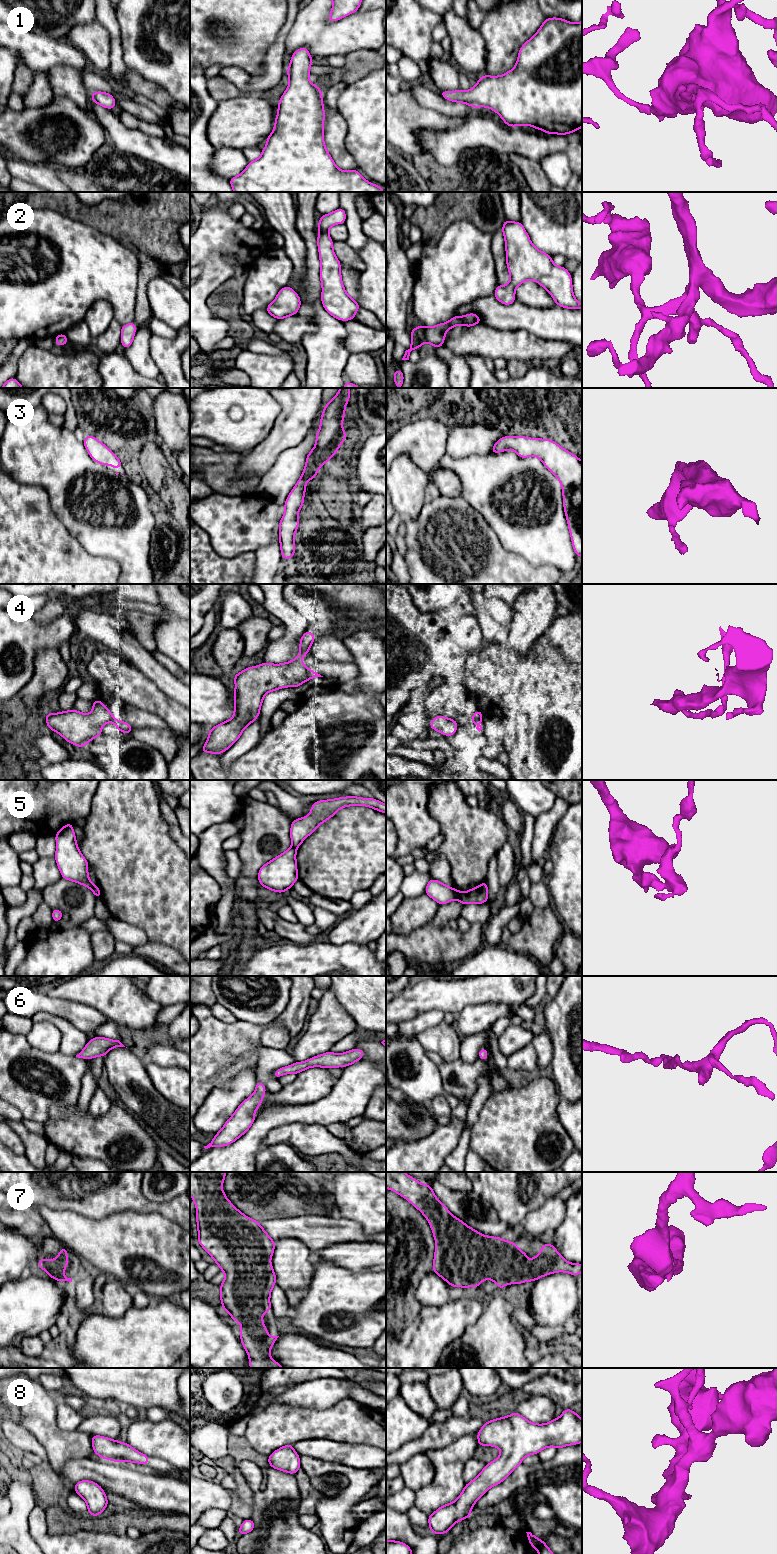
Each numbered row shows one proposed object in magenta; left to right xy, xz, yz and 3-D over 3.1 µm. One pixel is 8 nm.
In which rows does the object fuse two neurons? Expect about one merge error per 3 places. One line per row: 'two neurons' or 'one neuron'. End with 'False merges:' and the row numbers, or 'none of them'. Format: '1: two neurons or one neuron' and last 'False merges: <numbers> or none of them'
1: one neuron
2: one neuron
3: one neuron
4: two neurons
5: two neurons
6: one neuron
7: one neuron
8: one neuron
False merges: 4, 5

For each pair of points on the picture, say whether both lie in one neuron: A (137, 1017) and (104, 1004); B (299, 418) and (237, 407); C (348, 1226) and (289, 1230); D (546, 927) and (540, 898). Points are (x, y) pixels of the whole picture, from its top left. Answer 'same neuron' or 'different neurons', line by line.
A: same neuron
B: different neurons
C: same neuron
D: different neurons

